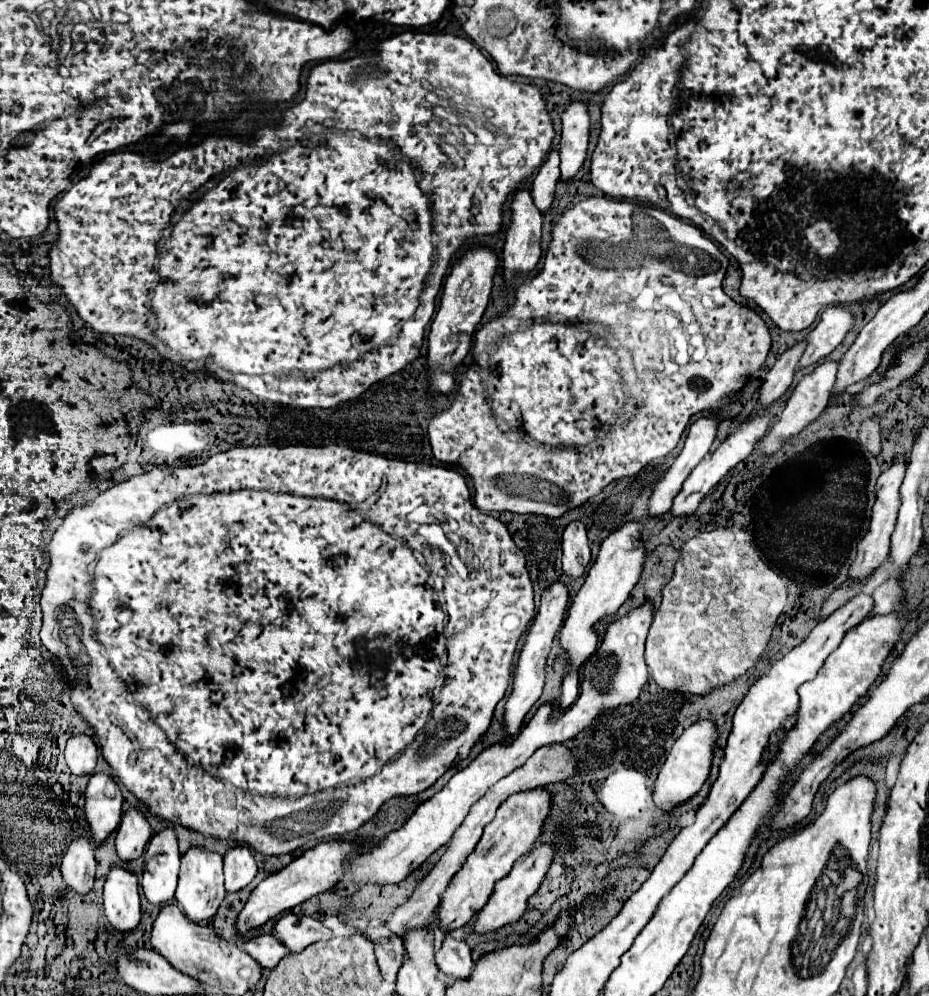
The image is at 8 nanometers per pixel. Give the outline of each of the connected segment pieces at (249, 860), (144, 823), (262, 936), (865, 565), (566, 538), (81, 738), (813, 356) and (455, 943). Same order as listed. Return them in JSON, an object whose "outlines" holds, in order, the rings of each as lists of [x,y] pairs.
{"outlines":[[[[237,845],[225,853],[225,889],[239,891],[247,887],[257,875],[257,863],[249,847]]],[[[139,807],[127,809],[121,817],[121,825],[115,837],[121,863],[137,859],[143,853],[149,839],[151,839],[151,825],[147,817],[141,813]]],[[[255,933],[249,939],[243,941],[245,953],[249,953],[261,967],[273,969],[283,957],[285,957],[285,947],[271,935],[271,933]]],[[[901,453],[895,457],[895,461],[889,465],[889,469],[885,469],[875,485],[875,493],[877,493],[877,501],[873,505],[873,513],[871,513],[871,525],[867,535],[859,541],[857,545],[857,559],[853,561],[851,569],[849,569],[849,581],[861,581],[865,579],[869,573],[873,573],[887,557],[889,557],[889,537],[893,533],[893,525],[897,521],[897,509],[901,505],[901,495],[899,495],[899,487],[901,481],[905,477],[905,469],[907,469],[907,461],[909,461],[909,453]]],[[[571,521],[563,531],[563,571],[569,579],[583,575],[587,563],[591,561],[591,549],[587,541],[587,531],[581,521]]],[[[79,733],[67,741],[65,759],[67,759],[71,773],[91,775],[97,765],[97,757],[99,757],[99,749],[97,749],[97,743],[93,737]]],[[[833,305],[825,309],[817,327],[807,335],[807,349],[799,361],[799,367],[815,365],[827,357],[851,331],[855,313],[845,305]]],[[[447,933],[441,949],[435,951],[435,963],[445,975],[451,975],[453,979],[465,979],[473,969],[471,949],[465,941],[459,941],[451,933]]]]}

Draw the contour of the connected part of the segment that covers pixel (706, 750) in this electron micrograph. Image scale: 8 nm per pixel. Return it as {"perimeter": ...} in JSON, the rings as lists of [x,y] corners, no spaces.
{"perimeter":[[[697,721],[689,729],[683,731],[683,735],[675,741],[667,761],[663,763],[661,773],[657,775],[655,793],[653,793],[653,799],[655,799],[657,807],[669,811],[669,809],[677,807],[679,803],[683,803],[685,799],[693,797],[701,789],[705,779],[709,777],[715,739],[717,739],[717,729],[711,721]]]}

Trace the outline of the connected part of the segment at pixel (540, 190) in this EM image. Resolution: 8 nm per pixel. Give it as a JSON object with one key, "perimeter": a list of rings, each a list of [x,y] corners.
{"perimeter":[[[555,147],[555,149],[549,153],[549,157],[545,159],[543,167],[539,169],[539,173],[535,175],[533,185],[531,185],[533,203],[535,203],[535,207],[537,207],[543,215],[551,209],[557,181],[559,181],[559,153],[557,153],[557,147]]]}

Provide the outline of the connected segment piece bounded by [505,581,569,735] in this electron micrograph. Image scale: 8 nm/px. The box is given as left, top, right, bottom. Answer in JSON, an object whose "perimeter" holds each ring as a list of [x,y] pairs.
{"perimeter":[[[557,581],[547,589],[547,593],[541,595],[541,607],[539,607],[535,621],[531,623],[531,629],[527,631],[525,645],[519,653],[519,661],[517,661],[515,673],[513,673],[513,691],[511,691],[511,697],[505,705],[505,725],[507,725],[505,731],[507,731],[507,735],[515,735],[521,729],[521,723],[523,723],[527,711],[541,697],[541,689],[543,689],[543,681],[545,681],[545,661],[547,661],[547,655],[551,651],[553,639],[561,631],[561,625],[563,625],[563,619],[567,613],[567,605],[569,605],[569,589],[565,583]]]}

